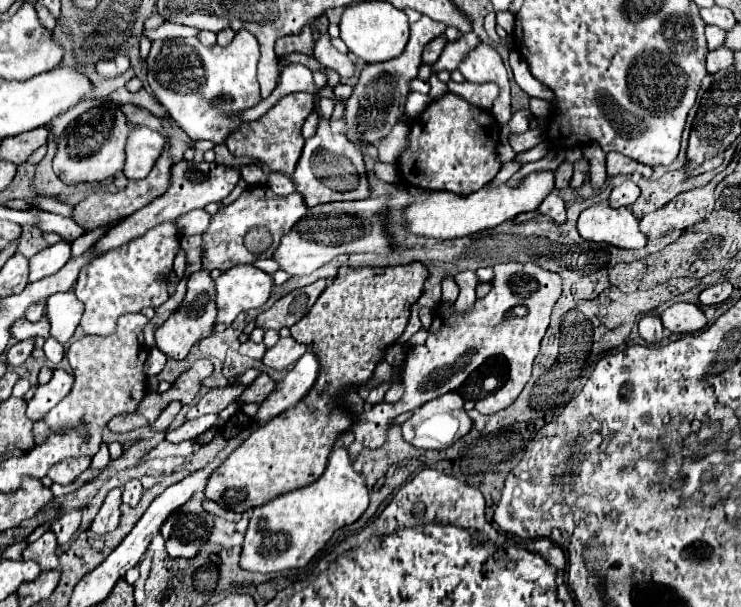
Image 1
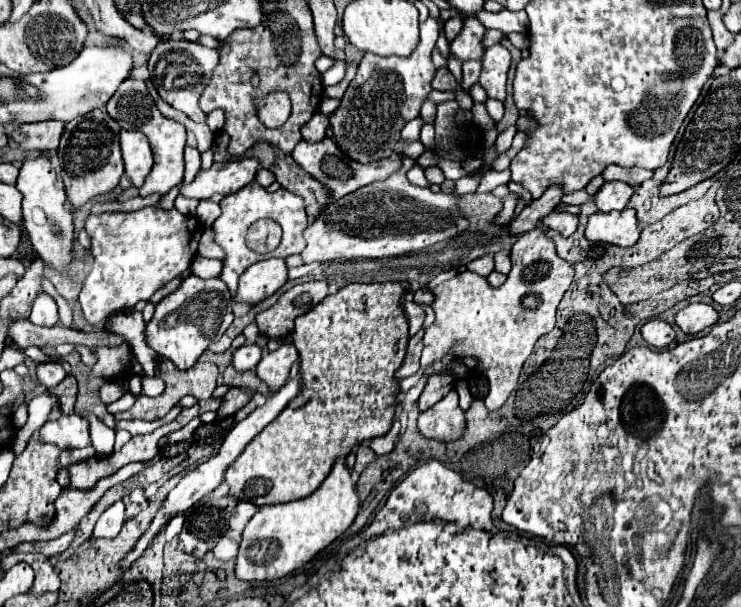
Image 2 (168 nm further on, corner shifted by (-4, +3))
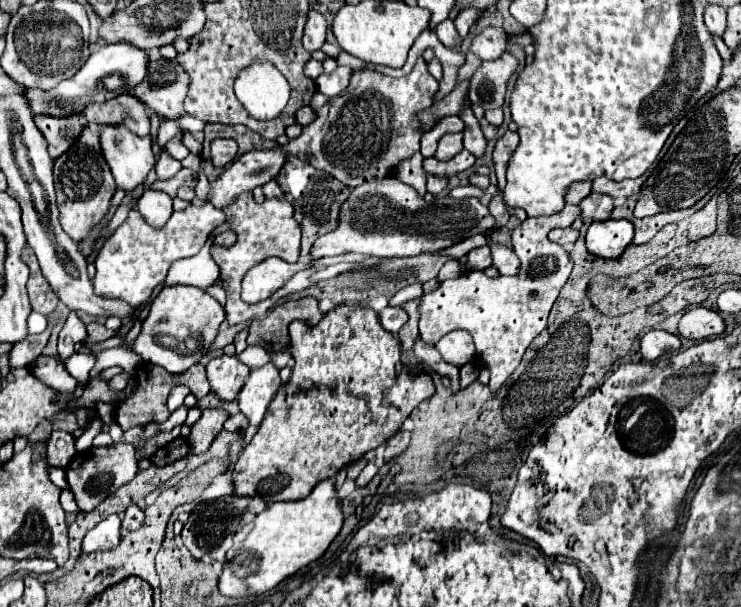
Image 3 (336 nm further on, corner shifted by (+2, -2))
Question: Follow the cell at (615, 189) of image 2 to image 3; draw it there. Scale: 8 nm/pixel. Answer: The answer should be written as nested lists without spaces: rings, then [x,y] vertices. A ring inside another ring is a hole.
[[[587,195],[581,203],[579,203],[579,209],[581,209],[581,217],[591,217],[593,221],[605,221],[609,219],[611,211],[613,211],[613,199],[607,197],[607,195]]]

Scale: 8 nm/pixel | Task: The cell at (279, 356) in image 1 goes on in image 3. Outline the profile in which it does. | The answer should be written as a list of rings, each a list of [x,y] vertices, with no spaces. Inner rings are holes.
[[[271,363],[251,371],[245,387],[237,395],[239,411],[249,419],[251,427],[257,427],[263,421],[267,407],[279,387],[281,387],[279,369],[275,369]]]

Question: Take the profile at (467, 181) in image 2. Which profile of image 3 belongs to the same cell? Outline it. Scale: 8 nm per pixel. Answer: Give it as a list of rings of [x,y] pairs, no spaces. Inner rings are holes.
[[[391,177],[383,183],[365,183],[363,187],[351,189],[349,199],[343,203],[343,211],[339,213],[339,227],[333,233],[319,237],[309,255],[319,259],[343,253],[365,253],[371,257],[389,259],[437,253],[467,237],[485,233],[493,225],[493,215],[477,197],[435,197],[427,203],[415,193],[415,189],[401,183],[397,177]]]

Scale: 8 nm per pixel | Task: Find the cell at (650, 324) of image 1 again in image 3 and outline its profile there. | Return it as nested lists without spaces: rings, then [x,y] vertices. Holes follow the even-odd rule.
[[[651,329],[641,337],[641,355],[645,361],[657,361],[663,355],[675,353],[681,347],[681,339],[667,331]]]

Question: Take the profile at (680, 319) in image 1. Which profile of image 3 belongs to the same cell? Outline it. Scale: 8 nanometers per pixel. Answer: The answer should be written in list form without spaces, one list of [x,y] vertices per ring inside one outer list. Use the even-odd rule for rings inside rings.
[[[693,307],[681,317],[679,323],[679,335],[685,339],[707,339],[721,335],[725,331],[723,317],[717,311],[703,309],[703,307]]]

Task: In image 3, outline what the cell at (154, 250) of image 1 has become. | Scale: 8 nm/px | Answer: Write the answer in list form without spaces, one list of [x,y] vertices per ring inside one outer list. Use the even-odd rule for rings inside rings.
[[[189,203],[185,209],[173,211],[169,223],[163,229],[149,227],[137,211],[131,211],[127,221],[115,229],[95,259],[95,293],[109,299],[123,299],[133,307],[141,307],[151,297],[153,289],[165,281],[171,263],[181,257],[197,255],[199,249],[207,243],[209,235],[223,221],[225,213],[211,203],[205,203],[201,207]]]

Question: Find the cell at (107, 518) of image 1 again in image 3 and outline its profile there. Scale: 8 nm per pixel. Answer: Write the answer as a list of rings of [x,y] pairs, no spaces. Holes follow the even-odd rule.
[[[109,515],[99,525],[95,525],[83,539],[83,553],[93,553],[99,549],[115,549],[119,545],[119,515]]]

